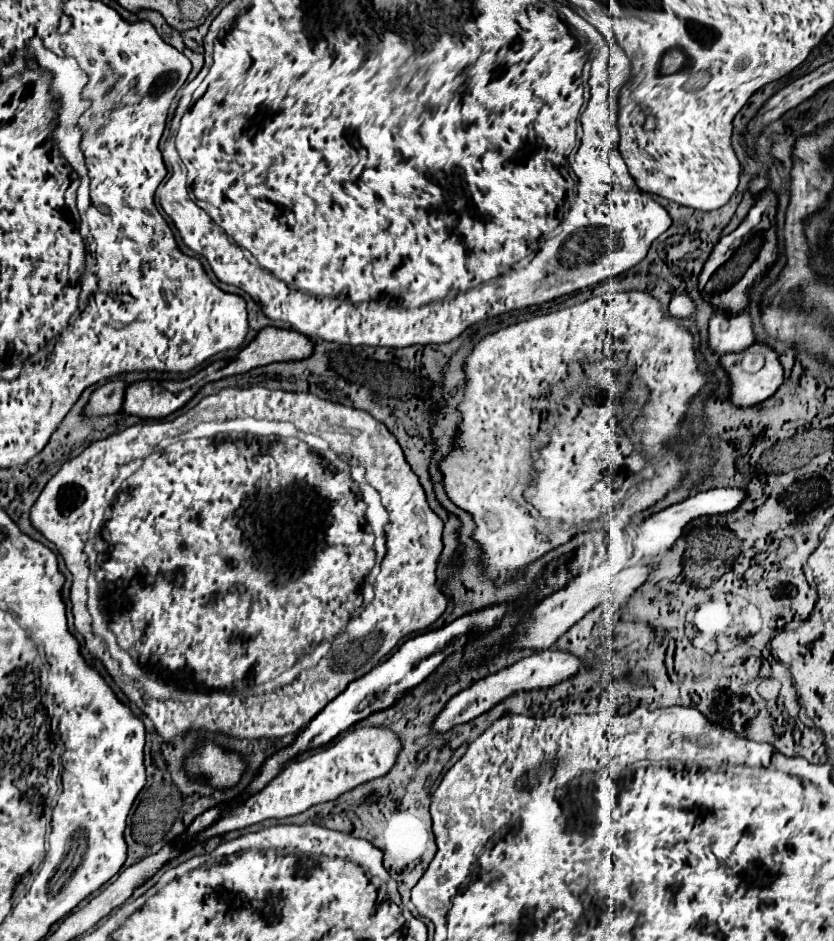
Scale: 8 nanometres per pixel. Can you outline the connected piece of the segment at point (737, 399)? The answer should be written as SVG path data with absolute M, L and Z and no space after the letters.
M770 350L766 354L766 364L762 370L750 374L742 366L736 366L736 354L724 354L720 358L722 368L730 374L732 380L732 402L736 406L754 406L772 396L784 382L784 368L778 360L778 354Z

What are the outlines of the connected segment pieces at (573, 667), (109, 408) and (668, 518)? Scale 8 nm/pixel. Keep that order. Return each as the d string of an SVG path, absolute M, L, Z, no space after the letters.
M542 650L542 652L536 652L536 654L524 658L524 660L516 662L516 664L512 664L512 666L496 672L496 674L490 674L490 676L478 680L470 688L466 688L460 694L456 694L446 704L446 708L440 712L440 716L436 718L434 730L436 732L448 732L448 730L452 730L458 724L466 724L466 722L482 716L484 712L488 712L490 708L494 708L502 700L514 696L516 692L530 692L530 690L552 688L552 686L560 684L560 682L564 682L566 678L572 678L578 672L586 670L586 667L587 665L580 658L576 658L576 656L568 654L568 652L562 652L562 650Z
M108 380L104 386L100 386L94 394L92 400L88 402L88 414L110 414L110 412L120 412L122 402L124 402L124 392L126 392L126 382L122 380Z
M710 488L710 490L704 490L704 492L698 492L696 496L680 502L680 504L674 504L654 516L650 516L648 520L644 520L638 528L644 528L642 530L642 540L644 540L644 546L640 546L642 542L638 542L638 548L636 548L636 556L638 558L646 558L644 562L648 562L648 558L664 552L666 548L672 548L672 544L678 540L678 536L682 534L684 526L696 518L704 518L704 516L718 516L718 514L726 514L726 512L732 512L736 510L746 498L746 492L740 490L740 488Z

